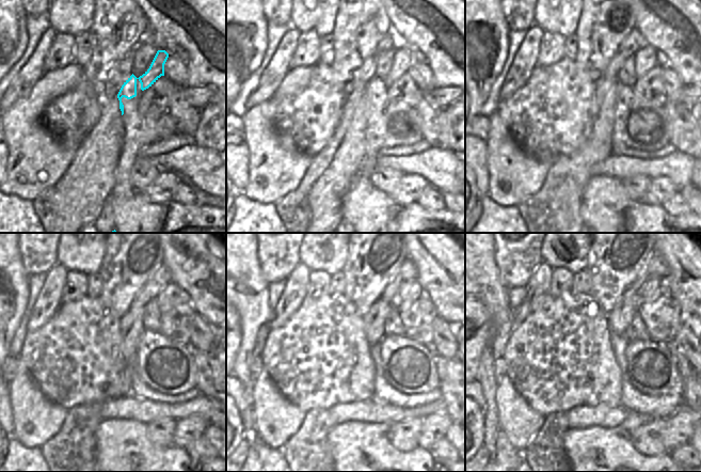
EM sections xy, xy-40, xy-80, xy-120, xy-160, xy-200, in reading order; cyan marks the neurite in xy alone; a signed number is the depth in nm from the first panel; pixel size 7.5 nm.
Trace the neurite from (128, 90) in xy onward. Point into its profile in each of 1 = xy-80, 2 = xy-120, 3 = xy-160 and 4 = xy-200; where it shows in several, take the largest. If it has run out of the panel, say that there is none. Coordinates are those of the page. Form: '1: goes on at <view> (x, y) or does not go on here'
1: goes on at xy-80 (647, 57)
2: goes on at xy-120 (169, 298)
3: goes on at xy-160 (410, 292)
4: goes on at xy-200 (653, 288)

